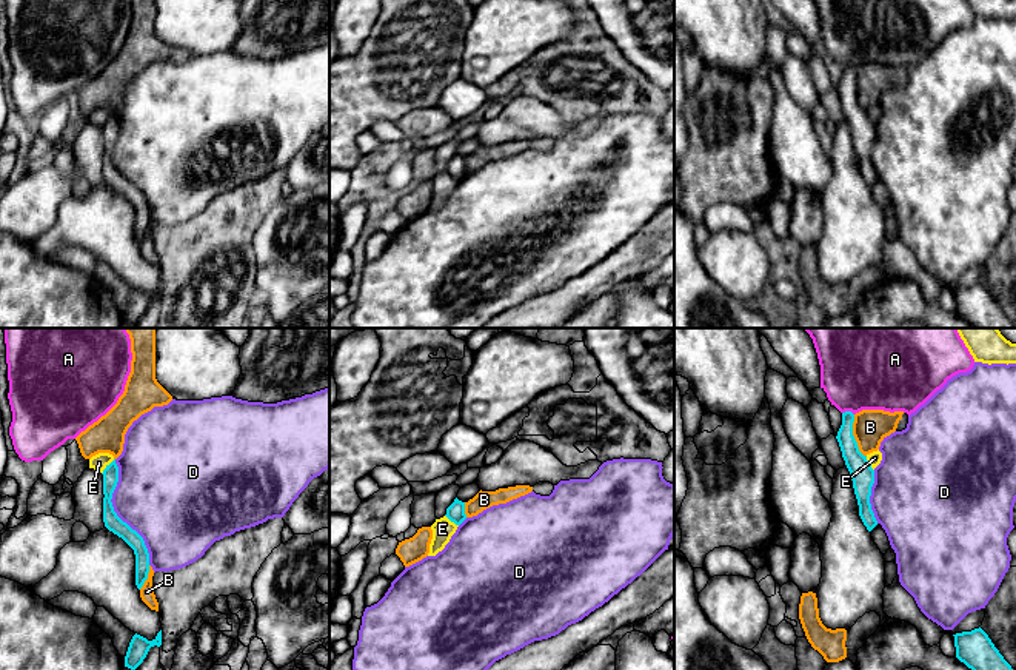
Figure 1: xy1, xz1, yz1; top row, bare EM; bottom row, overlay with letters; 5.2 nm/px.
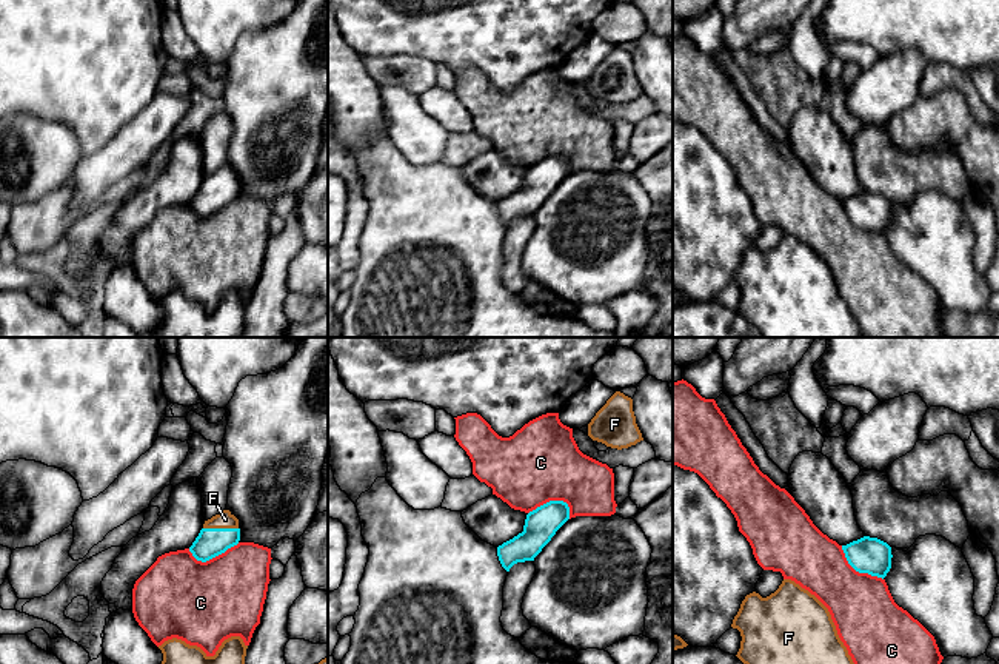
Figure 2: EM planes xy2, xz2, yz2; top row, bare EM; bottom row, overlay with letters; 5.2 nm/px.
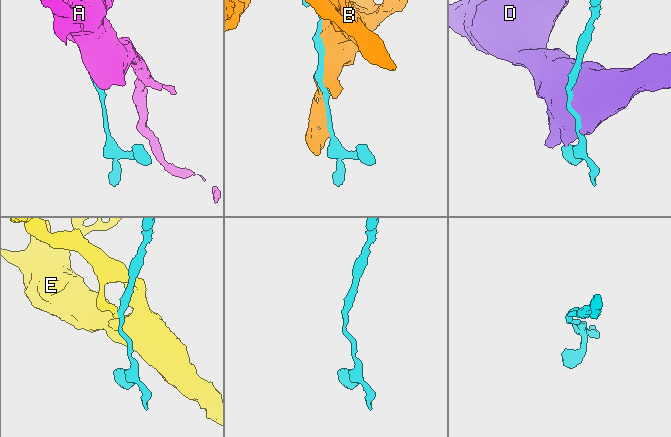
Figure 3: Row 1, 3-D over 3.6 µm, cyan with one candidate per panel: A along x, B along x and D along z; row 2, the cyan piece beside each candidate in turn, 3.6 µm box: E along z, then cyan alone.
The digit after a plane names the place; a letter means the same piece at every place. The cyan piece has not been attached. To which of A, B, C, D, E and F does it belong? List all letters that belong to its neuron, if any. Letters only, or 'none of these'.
F

